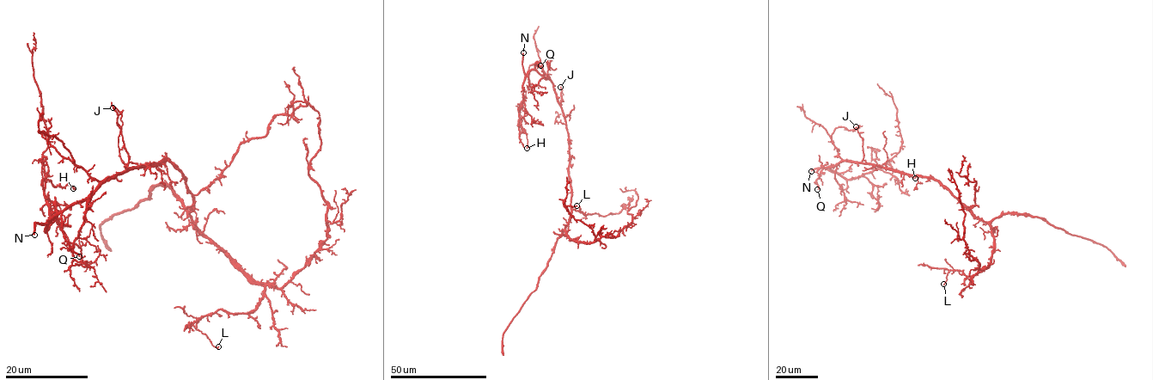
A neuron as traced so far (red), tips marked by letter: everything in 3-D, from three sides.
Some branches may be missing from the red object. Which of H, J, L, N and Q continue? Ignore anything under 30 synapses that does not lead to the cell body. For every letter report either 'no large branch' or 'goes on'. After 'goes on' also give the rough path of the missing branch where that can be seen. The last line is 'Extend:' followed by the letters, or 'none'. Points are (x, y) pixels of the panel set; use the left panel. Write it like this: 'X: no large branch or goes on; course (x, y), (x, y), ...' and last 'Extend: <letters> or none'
H: no large branch
J: no large branch
L: no large branch
N: goes on; course (34, 235), (29, 241), (22, 277), (10, 303), (22, 307)
Q: goes on; course (79, 256), (80, 271), (86, 275), (86, 282), (76, 283), (71, 278)
Extend: N, Q

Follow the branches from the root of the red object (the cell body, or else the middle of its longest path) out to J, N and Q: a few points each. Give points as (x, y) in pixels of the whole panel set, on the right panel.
J: (931, 179), (901, 174), (868, 163), (863, 160), (863, 140), (856, 126)
N: (931, 179), (843, 161), (829, 167), (834, 172), (823, 168), (811, 171)
Q: (931, 179), (901, 174), (875, 165), (842, 161), (821, 170), (816, 180), (817, 189)

